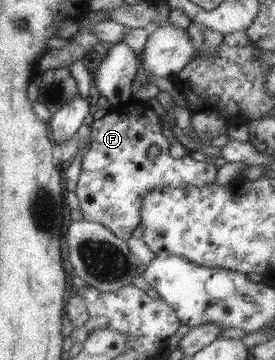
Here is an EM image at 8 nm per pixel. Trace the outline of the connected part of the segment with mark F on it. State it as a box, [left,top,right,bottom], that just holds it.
[74,100,216,242]

